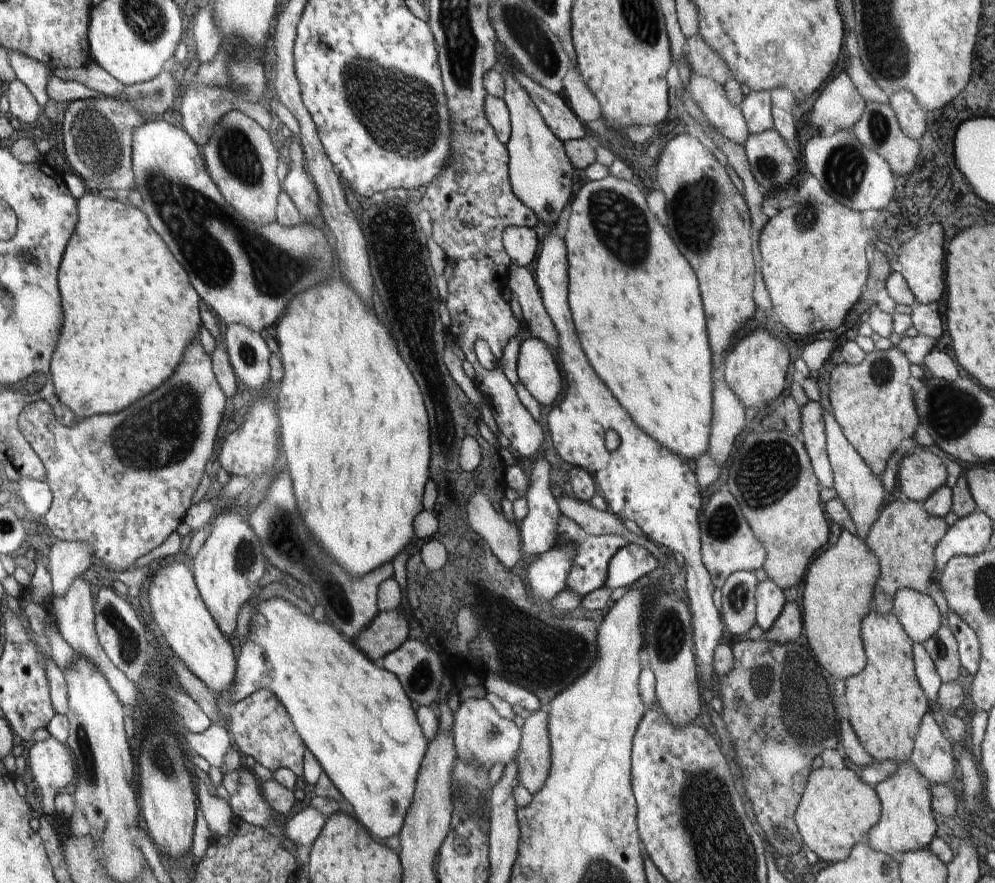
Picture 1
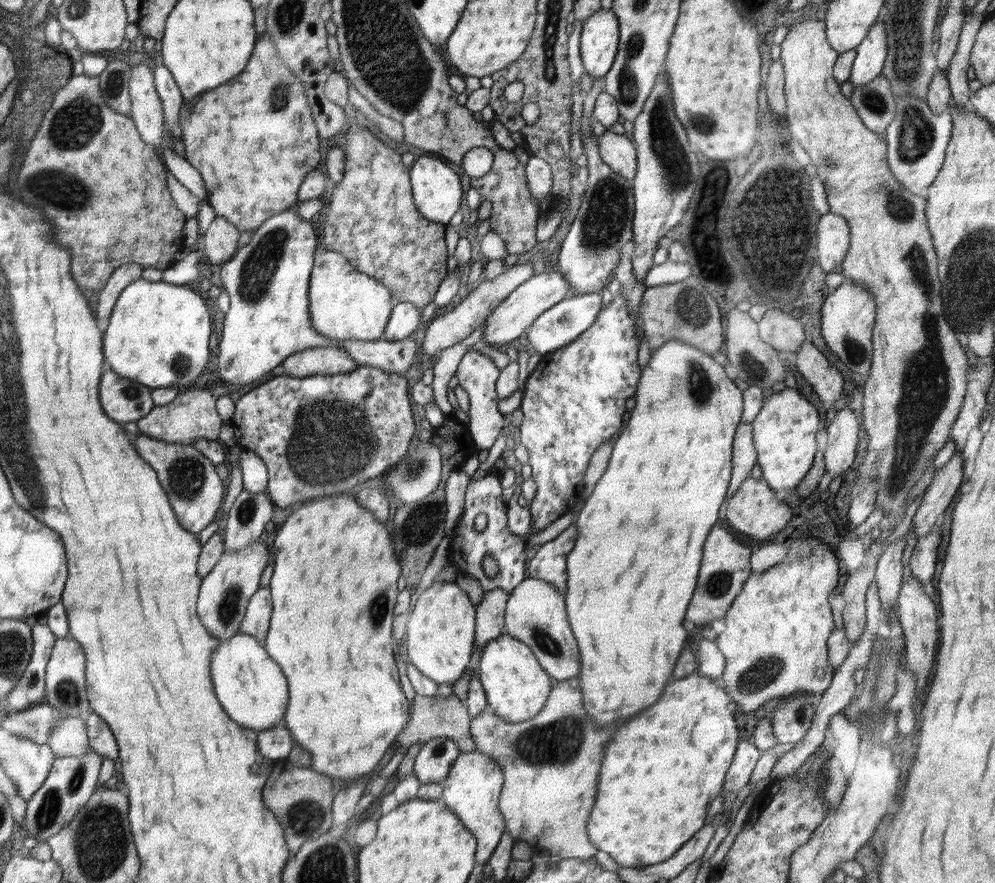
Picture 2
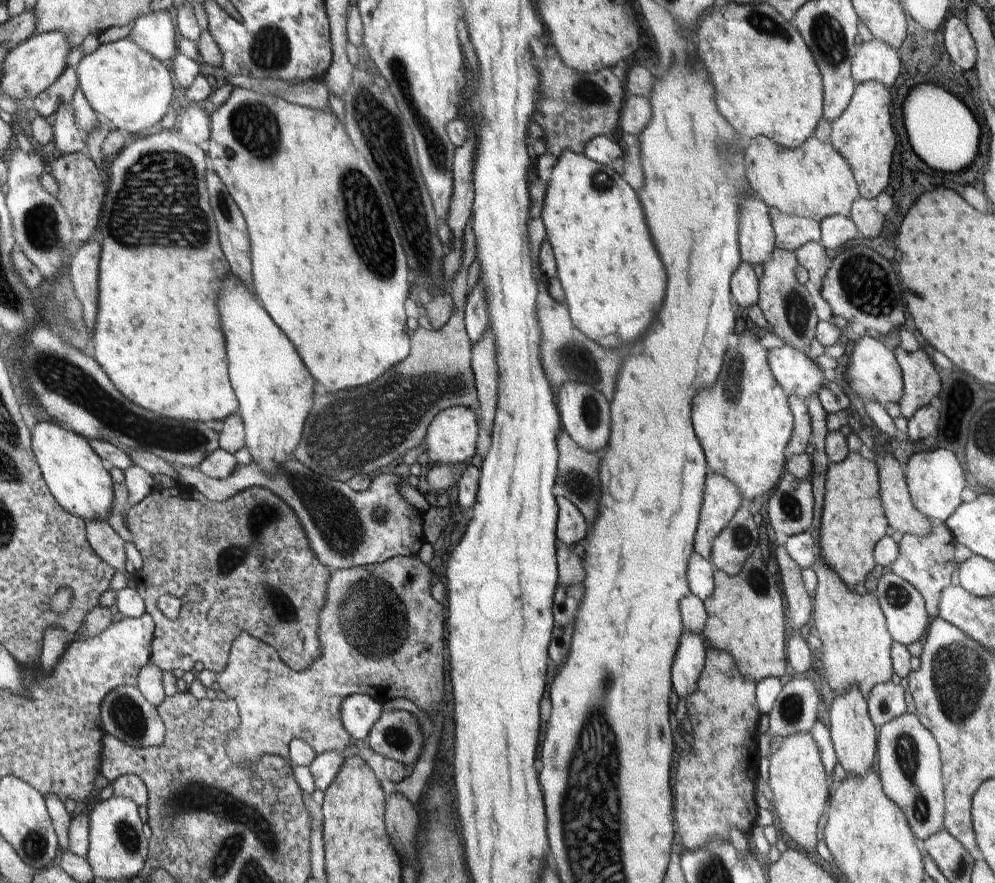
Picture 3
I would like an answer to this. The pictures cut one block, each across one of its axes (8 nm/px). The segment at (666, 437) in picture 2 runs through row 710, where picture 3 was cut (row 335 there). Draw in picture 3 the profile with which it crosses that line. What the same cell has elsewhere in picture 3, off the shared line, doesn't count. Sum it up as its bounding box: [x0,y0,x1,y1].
[541,150,665,348]

